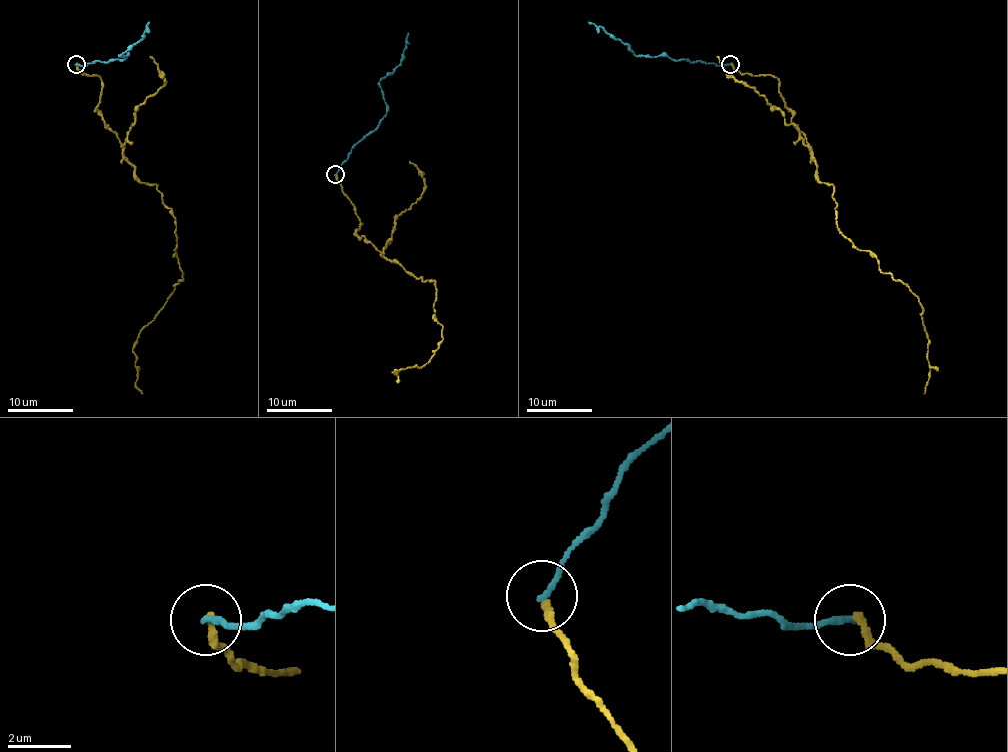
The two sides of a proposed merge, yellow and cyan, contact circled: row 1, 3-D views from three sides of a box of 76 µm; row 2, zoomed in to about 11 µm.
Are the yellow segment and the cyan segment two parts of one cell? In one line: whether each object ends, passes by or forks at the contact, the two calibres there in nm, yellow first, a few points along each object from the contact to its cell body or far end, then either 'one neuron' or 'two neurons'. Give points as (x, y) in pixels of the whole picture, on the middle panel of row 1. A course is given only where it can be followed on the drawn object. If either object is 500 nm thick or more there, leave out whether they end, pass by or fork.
yellow ends there; cyan ends there; 240 nm thick on the yellow side, 200 nm on the other; yellow runs (335, 175), (362, 223), (360, 236), (416, 277), (436, 282), (439, 347), (423, 366), (393, 373), (401, 368); cyan runs (335, 174), (347, 154), (386, 113), (380, 82), (400, 63), (408, 32); two neurons

